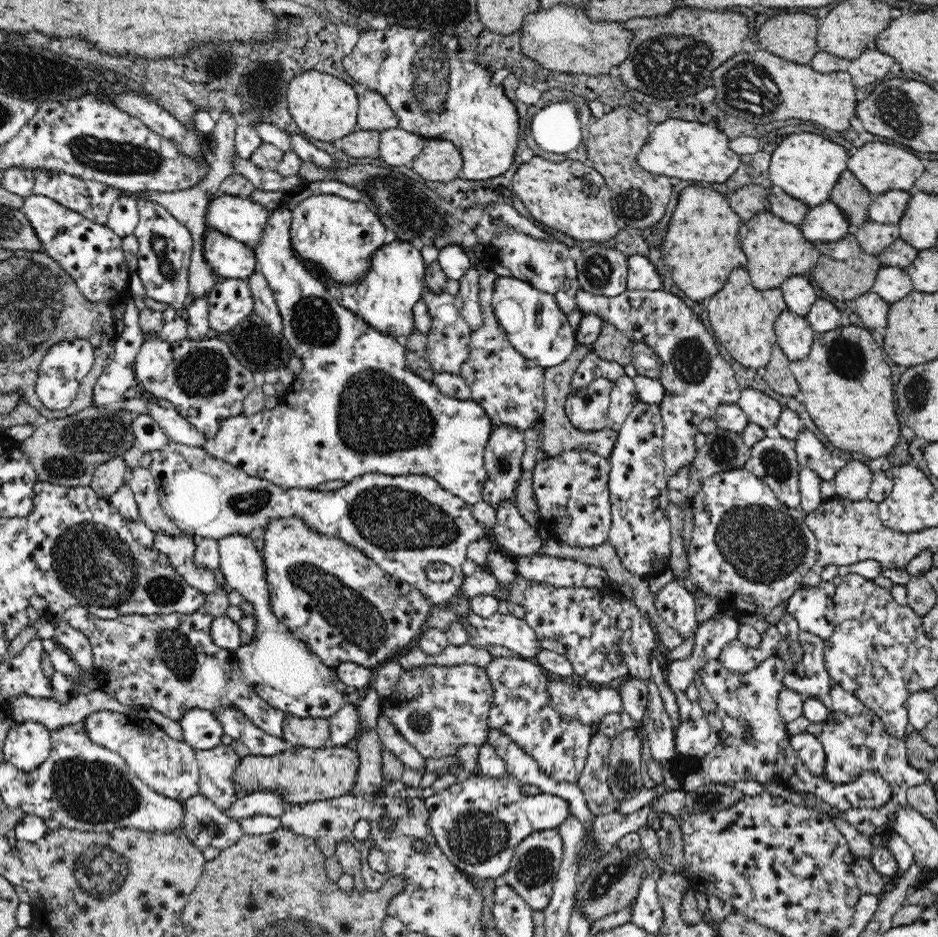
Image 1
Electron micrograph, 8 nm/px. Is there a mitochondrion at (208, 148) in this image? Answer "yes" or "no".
no

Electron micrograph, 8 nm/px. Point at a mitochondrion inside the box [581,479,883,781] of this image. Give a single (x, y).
(765, 545)

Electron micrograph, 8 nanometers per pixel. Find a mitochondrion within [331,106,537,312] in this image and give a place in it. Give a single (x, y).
(412, 209)

